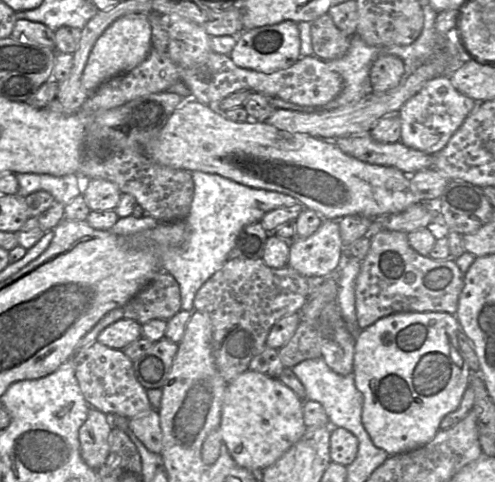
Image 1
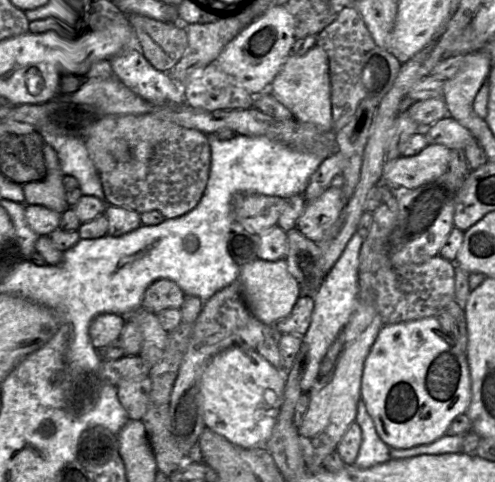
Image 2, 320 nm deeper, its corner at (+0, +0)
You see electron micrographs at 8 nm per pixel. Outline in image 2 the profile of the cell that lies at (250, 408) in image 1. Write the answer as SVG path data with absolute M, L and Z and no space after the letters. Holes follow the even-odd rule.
M233 345L219 352L209 361L201 377L201 405L206 427L245 449L266 446L284 402L286 381L287 373L274 367L255 349Z

